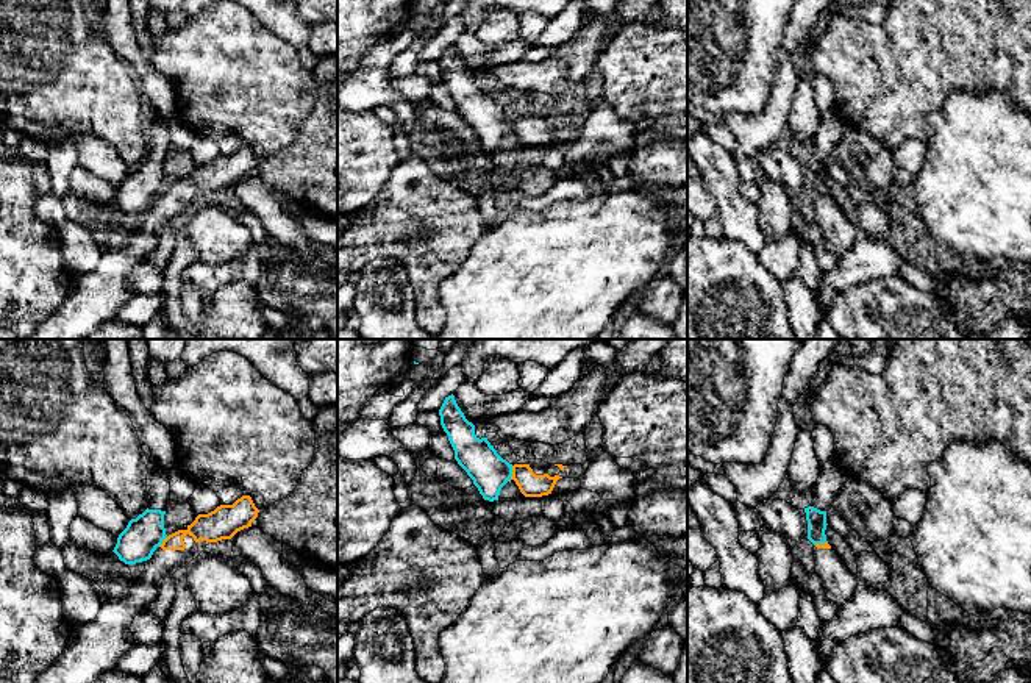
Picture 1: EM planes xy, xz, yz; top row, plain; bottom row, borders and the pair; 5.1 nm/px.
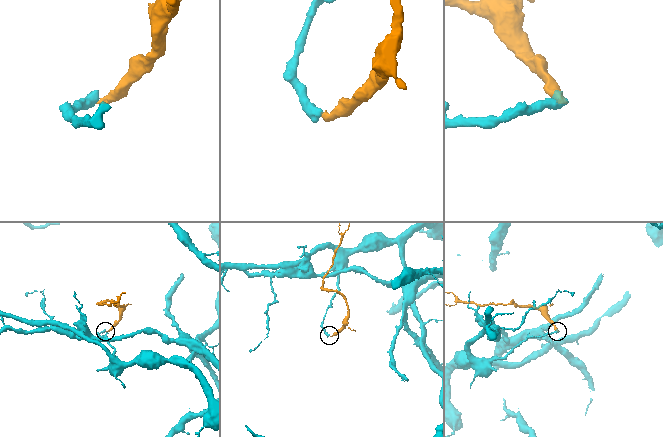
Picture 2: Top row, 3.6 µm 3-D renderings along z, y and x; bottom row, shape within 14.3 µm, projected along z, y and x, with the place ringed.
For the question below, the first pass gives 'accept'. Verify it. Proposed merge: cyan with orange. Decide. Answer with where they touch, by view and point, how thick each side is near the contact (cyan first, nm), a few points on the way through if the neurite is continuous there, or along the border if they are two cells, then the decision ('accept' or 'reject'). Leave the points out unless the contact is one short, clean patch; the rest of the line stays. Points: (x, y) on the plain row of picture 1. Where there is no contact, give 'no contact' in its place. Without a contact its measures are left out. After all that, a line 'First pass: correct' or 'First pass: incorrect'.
meets cyan in xz at (511, 122); 190 nm thick on the cyan side, 120 nm on the other; border along xz (513, 116), (510, 128); reject
First pass: incorrect

